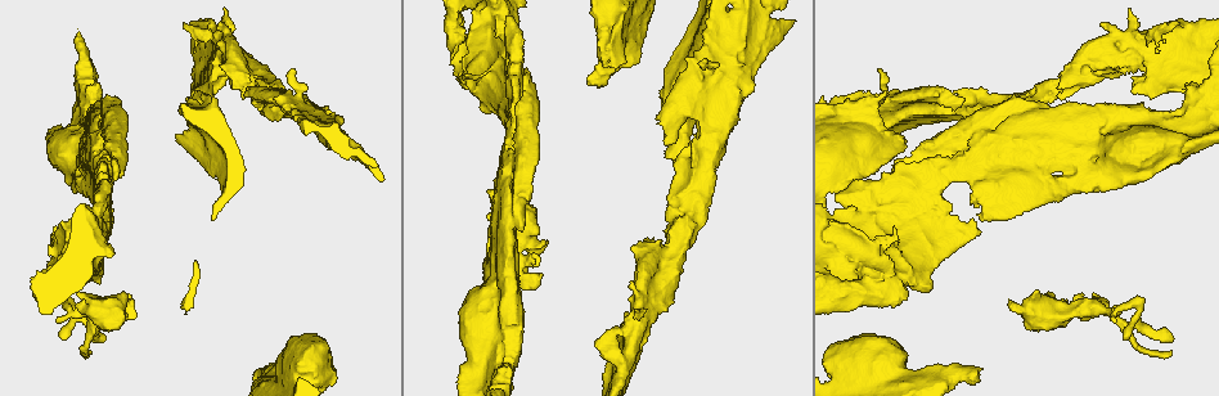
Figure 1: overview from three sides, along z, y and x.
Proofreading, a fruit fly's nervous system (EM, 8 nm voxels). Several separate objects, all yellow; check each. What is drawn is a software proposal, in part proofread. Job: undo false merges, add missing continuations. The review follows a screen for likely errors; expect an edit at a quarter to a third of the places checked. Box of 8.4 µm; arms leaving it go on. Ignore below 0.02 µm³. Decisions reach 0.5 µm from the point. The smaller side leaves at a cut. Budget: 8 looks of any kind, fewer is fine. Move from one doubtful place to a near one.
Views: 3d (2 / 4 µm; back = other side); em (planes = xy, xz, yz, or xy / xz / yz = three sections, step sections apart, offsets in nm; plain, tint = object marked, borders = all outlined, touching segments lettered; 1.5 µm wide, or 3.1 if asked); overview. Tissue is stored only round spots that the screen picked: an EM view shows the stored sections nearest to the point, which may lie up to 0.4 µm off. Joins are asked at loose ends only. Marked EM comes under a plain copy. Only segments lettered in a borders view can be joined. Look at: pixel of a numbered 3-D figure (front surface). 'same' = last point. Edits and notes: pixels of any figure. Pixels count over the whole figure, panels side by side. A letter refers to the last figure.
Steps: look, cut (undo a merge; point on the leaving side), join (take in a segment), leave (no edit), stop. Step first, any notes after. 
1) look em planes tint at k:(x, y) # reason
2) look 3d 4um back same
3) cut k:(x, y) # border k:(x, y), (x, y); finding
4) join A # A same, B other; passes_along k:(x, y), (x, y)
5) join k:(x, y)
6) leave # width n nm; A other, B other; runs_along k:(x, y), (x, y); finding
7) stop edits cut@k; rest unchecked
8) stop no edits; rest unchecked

look 3d 2um at 1:(639, 264) # an open end

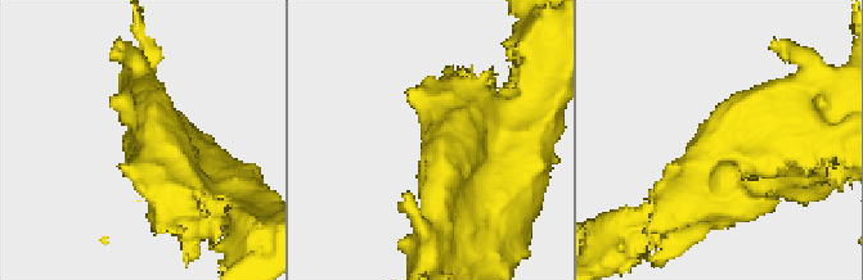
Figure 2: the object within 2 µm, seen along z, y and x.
look em xz step 4 borders at 2:(434, 142) # need the tissue

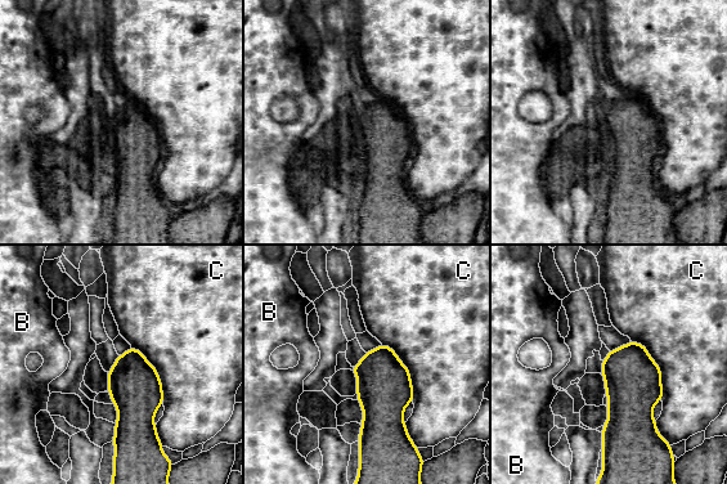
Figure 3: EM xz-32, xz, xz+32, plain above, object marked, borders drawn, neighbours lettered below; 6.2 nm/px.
look em planes borders same # another direction

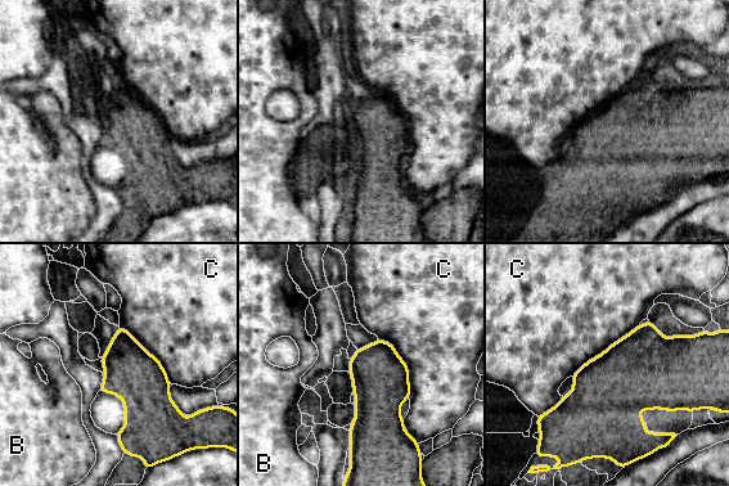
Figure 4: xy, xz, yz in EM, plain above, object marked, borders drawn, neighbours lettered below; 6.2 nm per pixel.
leave # width 320 nm; B other, C other; none of them fits

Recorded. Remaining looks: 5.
look em xz step 4 tint at 1:(707, 144) # two arms at a narrow angle

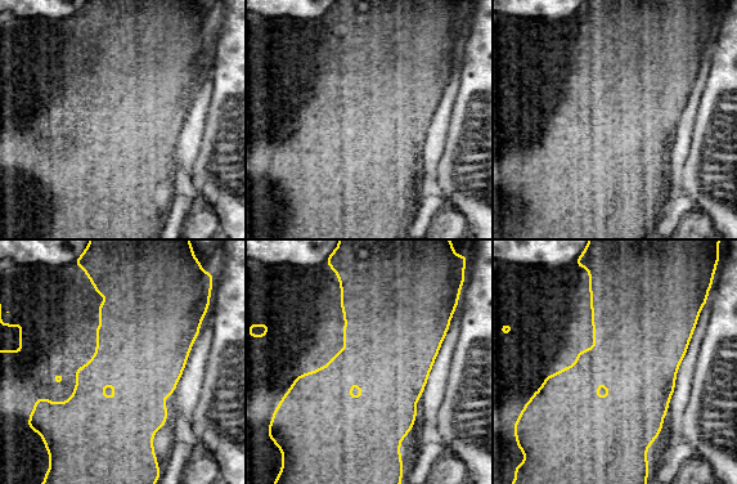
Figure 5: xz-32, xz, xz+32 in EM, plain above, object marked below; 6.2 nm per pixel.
look em xz step 4 borders same # what lies round it

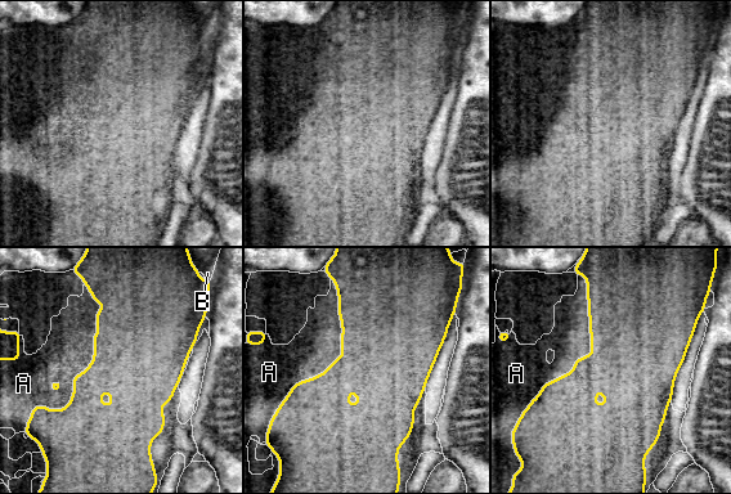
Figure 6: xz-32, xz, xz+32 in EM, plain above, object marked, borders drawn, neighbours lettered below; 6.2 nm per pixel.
leave # longest_contact A 800 nm; A other, B other; border 6:(90, 291), (94, 358), (49, 411); continuous, no second cell

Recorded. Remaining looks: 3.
look em planes borders at 1:(85, 317)

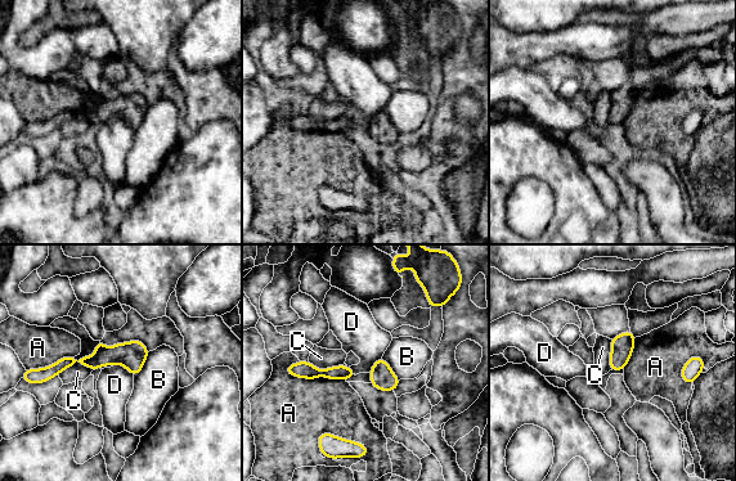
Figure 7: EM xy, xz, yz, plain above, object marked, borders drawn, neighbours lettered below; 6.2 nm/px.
leave # A other, B other, C other, D other; runs_along 7:(144, 353), (66, 362), (41, 374); all the same cell

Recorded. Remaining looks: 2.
stop no edits; rest unchecked

